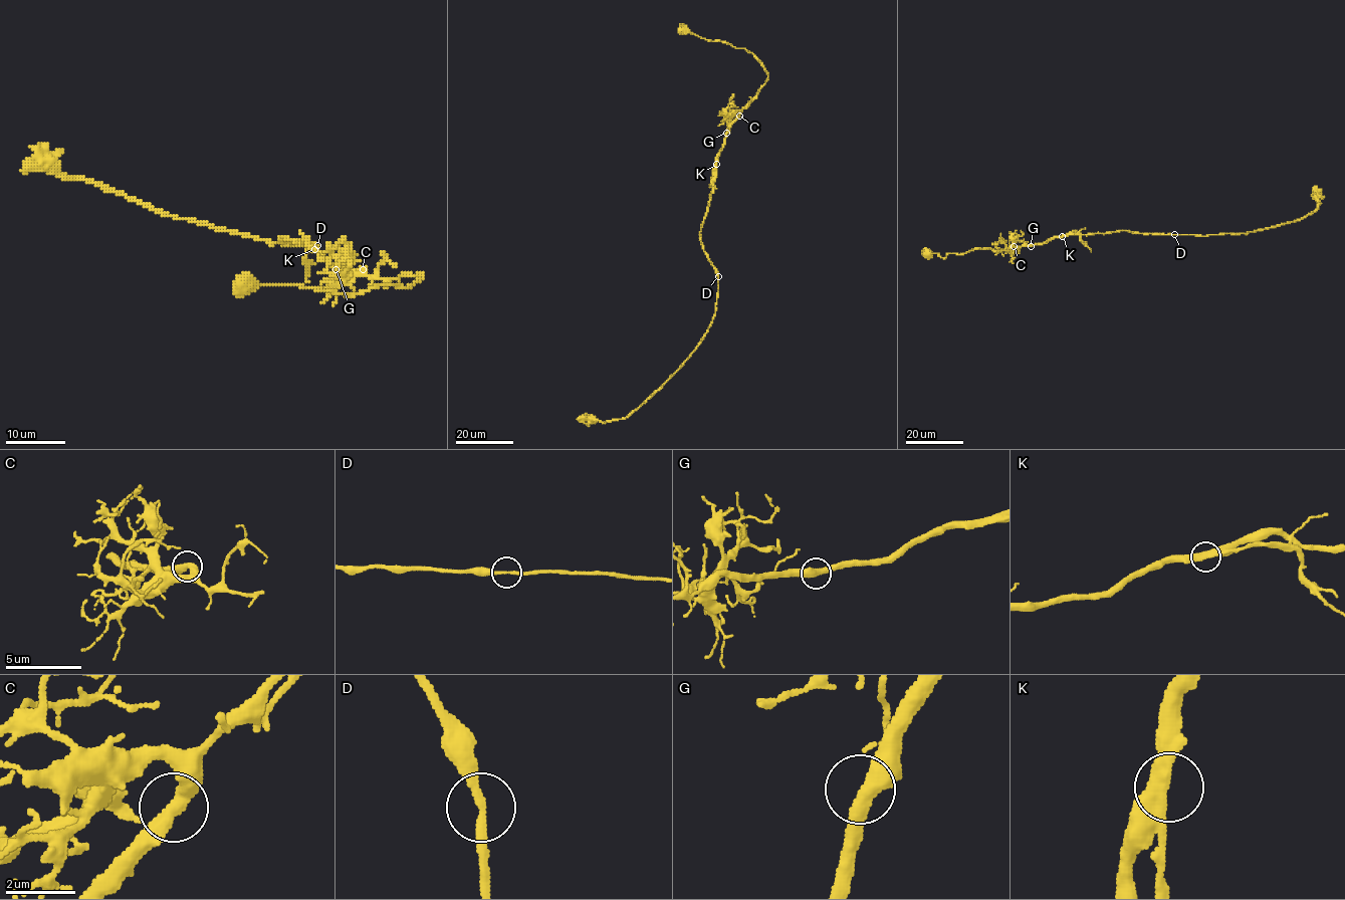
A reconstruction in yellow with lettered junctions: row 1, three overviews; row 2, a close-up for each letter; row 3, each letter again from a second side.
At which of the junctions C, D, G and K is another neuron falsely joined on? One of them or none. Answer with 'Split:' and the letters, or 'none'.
Split: K

